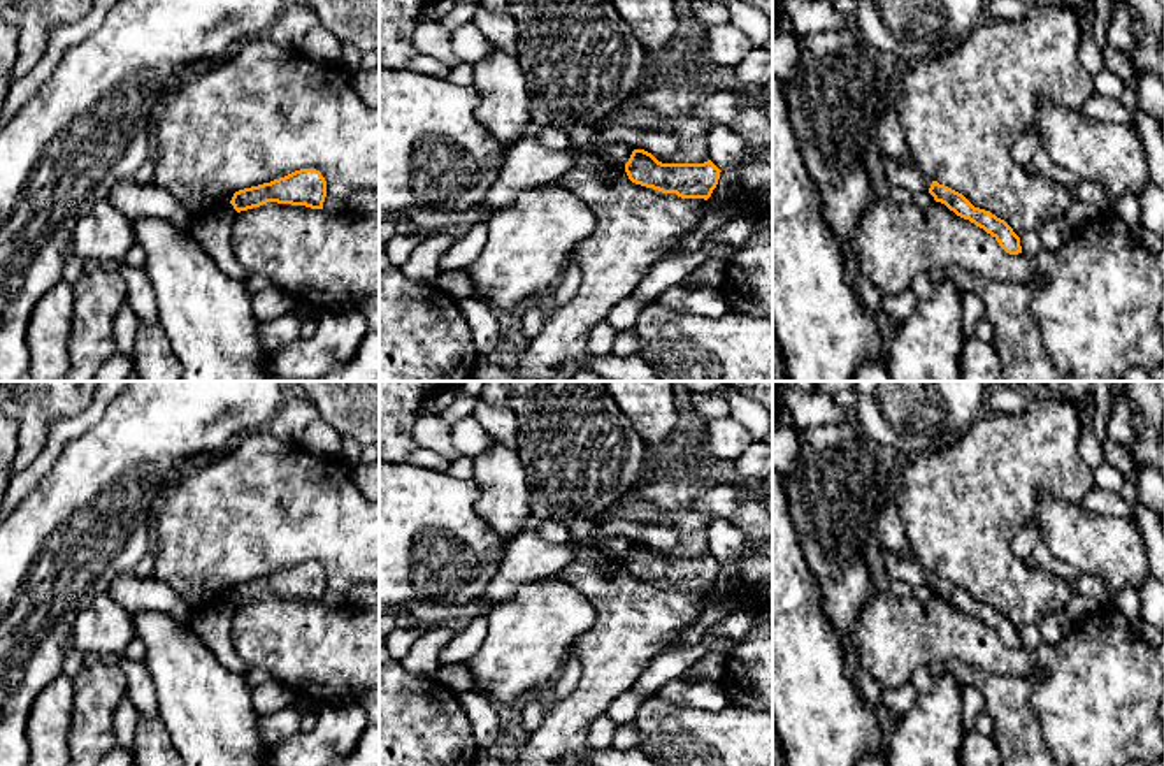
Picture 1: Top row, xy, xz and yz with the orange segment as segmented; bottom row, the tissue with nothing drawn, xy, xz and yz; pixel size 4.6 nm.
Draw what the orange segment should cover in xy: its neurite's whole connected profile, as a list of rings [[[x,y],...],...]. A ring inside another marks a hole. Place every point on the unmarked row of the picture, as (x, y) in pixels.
[[[300,562],[284,571],[244,582],[234,587],[230,597],[237,606],[260,601],[267,596],[323,603],[327,574],[316,562]]]

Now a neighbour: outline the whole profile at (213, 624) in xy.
[[[221,597],[197,610],[190,618],[190,625],[228,671],[246,676],[249,666],[239,657],[232,643],[235,608],[232,597]]]

